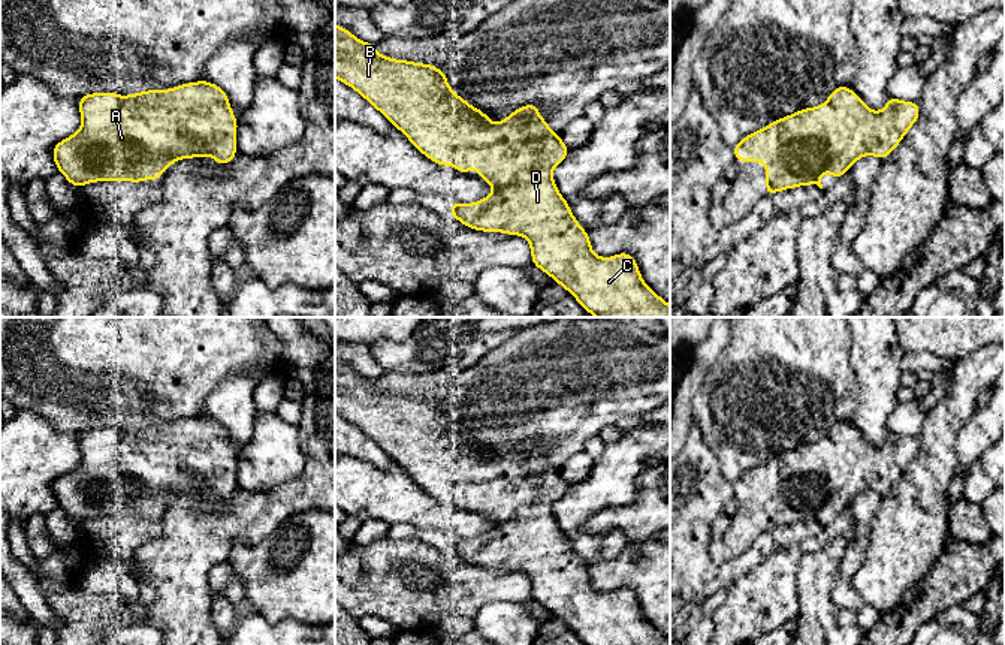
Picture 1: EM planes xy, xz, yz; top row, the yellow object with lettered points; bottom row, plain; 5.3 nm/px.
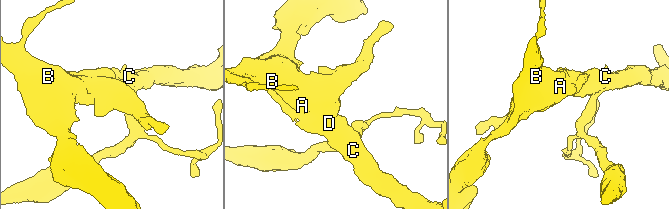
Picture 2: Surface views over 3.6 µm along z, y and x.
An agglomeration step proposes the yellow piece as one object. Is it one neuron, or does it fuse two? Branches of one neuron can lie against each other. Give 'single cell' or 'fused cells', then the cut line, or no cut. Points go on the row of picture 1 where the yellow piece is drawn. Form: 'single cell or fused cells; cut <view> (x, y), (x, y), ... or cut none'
single cell; cut none

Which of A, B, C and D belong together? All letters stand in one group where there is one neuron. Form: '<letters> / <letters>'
A B C D

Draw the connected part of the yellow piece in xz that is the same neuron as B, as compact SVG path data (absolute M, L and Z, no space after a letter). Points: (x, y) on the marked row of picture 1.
M336 24L335 78L366 99L435 165L455 165L465 175L470 175L473 163L477 165L477 177L486 180L494 190L473 204L450 201L450 215L464 226L526 238L531 263L568 290L588 314L670 317L670 305L642 280L631 254L621 251L613 257L600 257L592 251L589 233L577 223L552 177L552 169L564 162L570 148L546 124L544 117L537 114L537 103L525 105L492 124L488 114L449 87L447 73L437 66L380 55L375 43L359 40Z

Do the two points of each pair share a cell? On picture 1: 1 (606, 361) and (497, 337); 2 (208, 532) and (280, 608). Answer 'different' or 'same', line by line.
1: different
2: different

